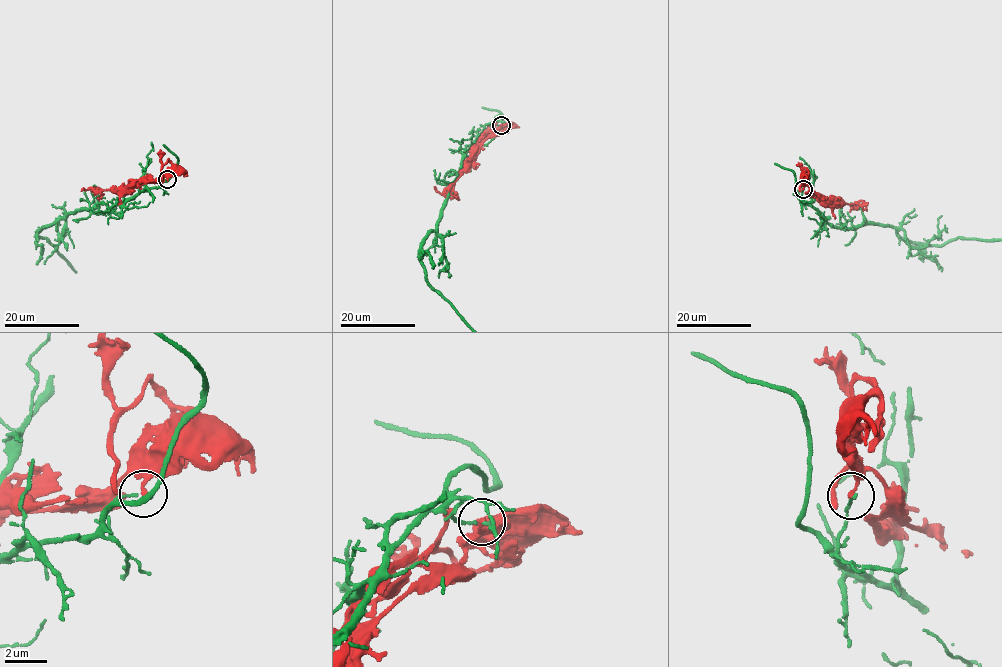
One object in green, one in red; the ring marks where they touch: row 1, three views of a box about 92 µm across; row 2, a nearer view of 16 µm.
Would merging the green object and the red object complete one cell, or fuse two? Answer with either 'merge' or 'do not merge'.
do not merge

